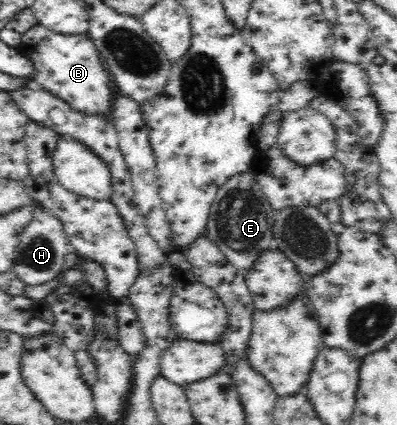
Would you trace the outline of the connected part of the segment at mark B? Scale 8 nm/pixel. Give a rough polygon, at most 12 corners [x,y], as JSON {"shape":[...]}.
{"shape":[[36,24],[18,52],[32,79],[108,122],[117,91],[88,35]]}

